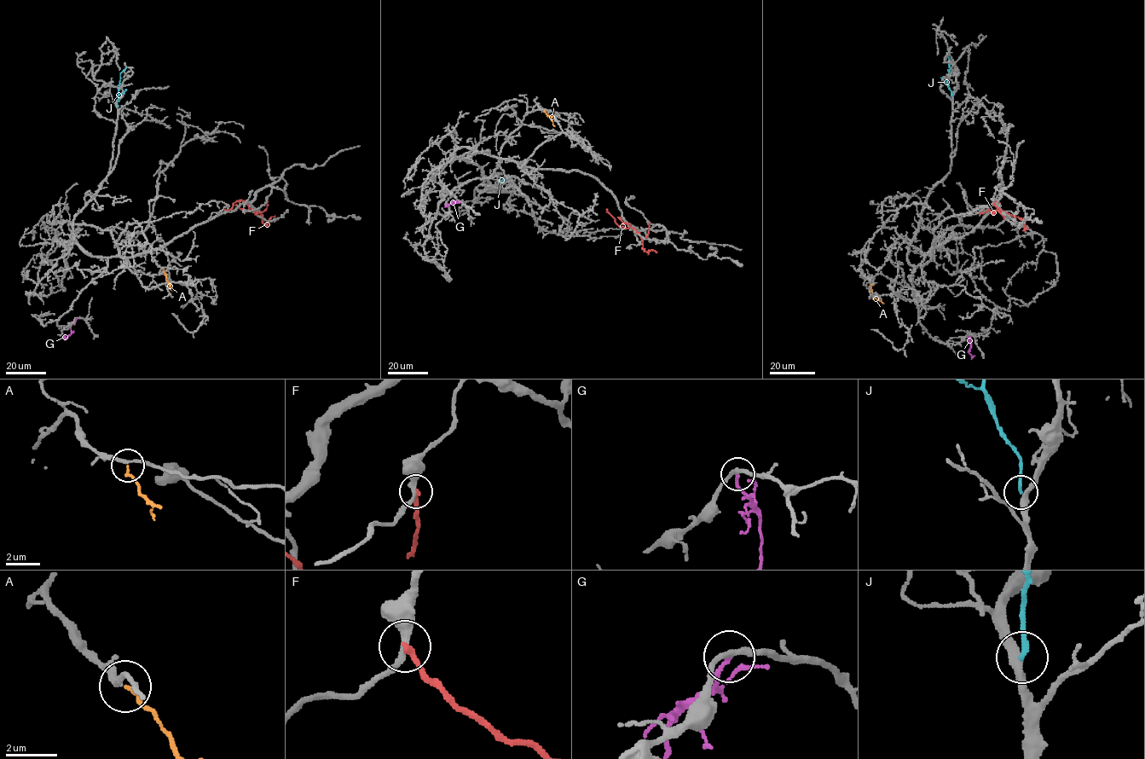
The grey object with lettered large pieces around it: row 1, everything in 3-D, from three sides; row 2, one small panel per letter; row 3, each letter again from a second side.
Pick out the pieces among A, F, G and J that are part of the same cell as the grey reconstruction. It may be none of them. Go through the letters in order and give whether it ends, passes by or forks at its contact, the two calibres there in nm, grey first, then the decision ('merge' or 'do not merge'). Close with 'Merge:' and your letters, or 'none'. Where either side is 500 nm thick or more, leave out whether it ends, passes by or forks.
A: it ends there; 190 nm thick on the grey side, 160 nm on the other; merge
F: it ends there; 300 nm thick on the grey side, 240 nm on the other; do not merge
G: it ends there; 240 nm thick on the grey side, 180 nm on the other; do not merge
J: it ends there; 340 nm thick on the grey side, 180 nm on the other; do not merge
Merge: A

